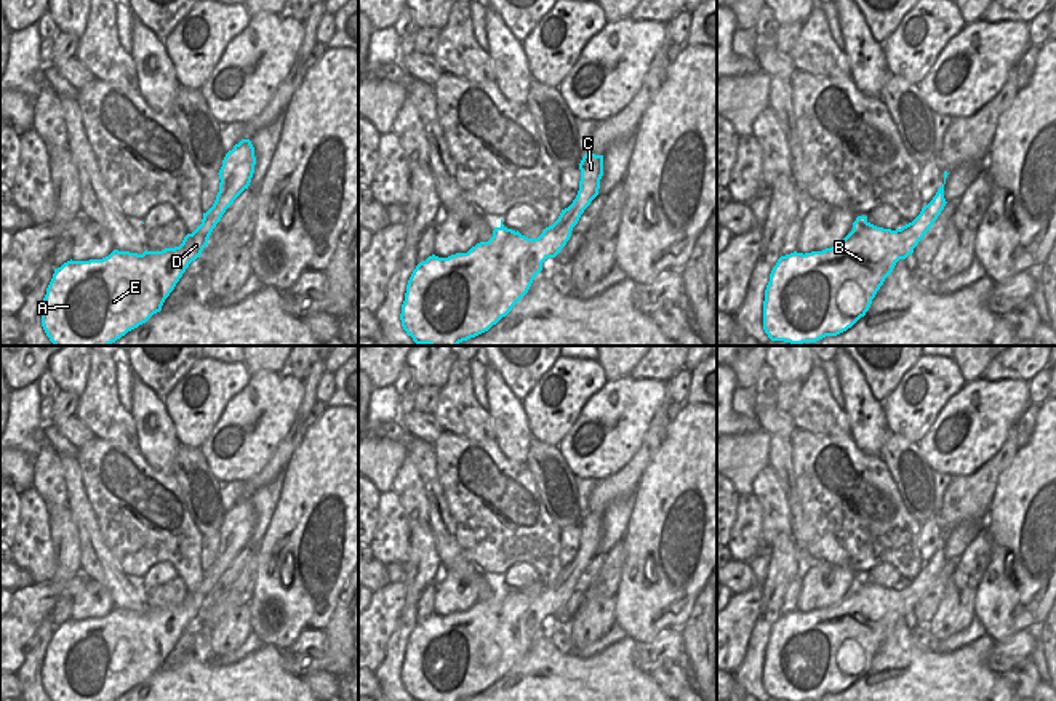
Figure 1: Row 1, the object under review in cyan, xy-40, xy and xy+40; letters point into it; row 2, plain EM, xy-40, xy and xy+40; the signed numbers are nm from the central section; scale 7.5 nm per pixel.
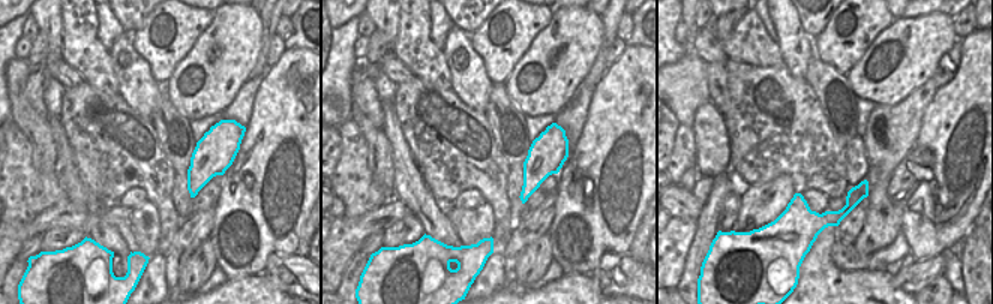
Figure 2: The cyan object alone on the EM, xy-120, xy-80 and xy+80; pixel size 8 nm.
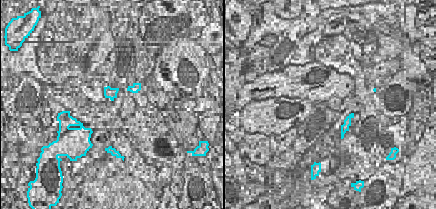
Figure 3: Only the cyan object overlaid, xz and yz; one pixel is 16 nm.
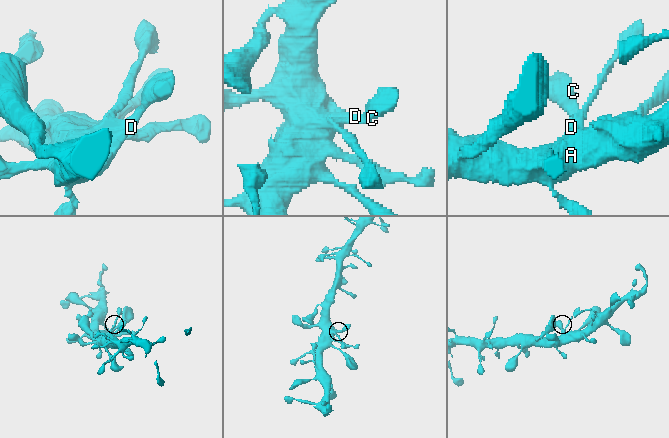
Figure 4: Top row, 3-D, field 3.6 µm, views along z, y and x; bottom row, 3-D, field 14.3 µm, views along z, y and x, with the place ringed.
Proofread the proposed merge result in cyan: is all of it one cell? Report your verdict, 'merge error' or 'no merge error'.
no merge error

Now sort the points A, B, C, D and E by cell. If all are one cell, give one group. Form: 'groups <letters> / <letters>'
groups A B C D E

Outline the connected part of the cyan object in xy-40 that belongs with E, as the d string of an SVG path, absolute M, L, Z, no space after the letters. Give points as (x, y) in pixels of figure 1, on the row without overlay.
M242 498L229 509L222 519L219 528L219 551L213 565L203 571L202 583L187 592L179 605L165 607L162 610L144 610L142 613L114 608L102 618L90 619L67 619L61 626L54 627L53 637L46 647L46 653L42 663L42 685L51 701L115 701L128 690L146 682L154 672L162 669L165 658L174 648L176 642L189 626L192 619L200 616L203 607L208 603L208 597L221 579L226 568L234 559L248 547L254 531L256 515L254 506L250 498Z

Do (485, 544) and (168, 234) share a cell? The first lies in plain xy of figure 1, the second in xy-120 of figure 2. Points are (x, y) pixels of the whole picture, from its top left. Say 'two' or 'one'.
one

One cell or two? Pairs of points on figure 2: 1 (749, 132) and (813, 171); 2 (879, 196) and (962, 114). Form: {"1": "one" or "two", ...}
{"1": "one", "2": "two"}

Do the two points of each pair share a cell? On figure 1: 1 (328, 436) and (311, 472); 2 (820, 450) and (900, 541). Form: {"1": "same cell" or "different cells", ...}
{"1": "same cell", "2": "same cell"}

